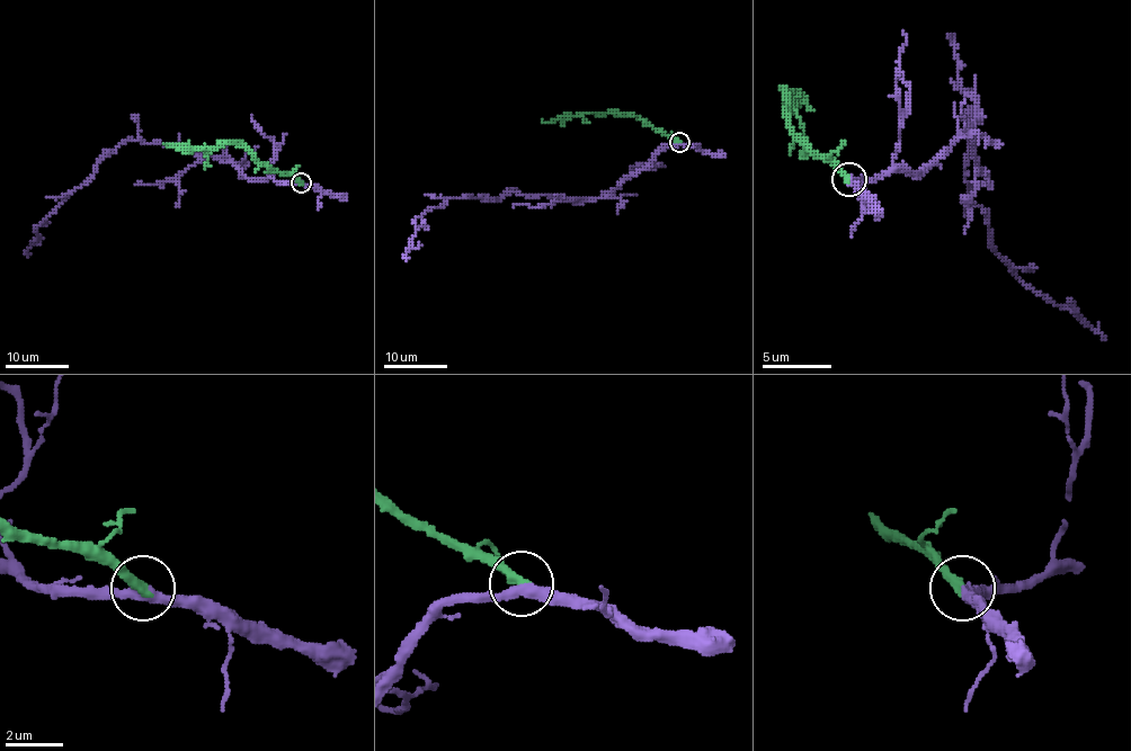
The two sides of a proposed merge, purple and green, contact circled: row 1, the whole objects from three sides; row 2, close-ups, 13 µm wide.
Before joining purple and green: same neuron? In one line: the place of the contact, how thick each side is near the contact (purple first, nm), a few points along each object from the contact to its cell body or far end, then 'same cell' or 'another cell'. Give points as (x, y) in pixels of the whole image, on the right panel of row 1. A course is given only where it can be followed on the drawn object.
at (848, 179); 360 nm thick on the purple side, 360 nm on the other; purple runs (848, 178), (924, 171), (971, 127), (964, 89), (974, 99), (964, 178), (993, 250), (1105, 340); green runs (848, 178), (800, 137), (786, 92), (786, 103), (803, 99), (800, 96); same cell

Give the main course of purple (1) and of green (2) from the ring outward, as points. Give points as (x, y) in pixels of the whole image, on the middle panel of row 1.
1: (680, 142), (666, 145), (643, 169), (598, 198), (514, 193), (496, 200), (447, 198), (415, 221), (407, 260)
2: (680, 142), (622, 114), (580, 114), (543, 119)

